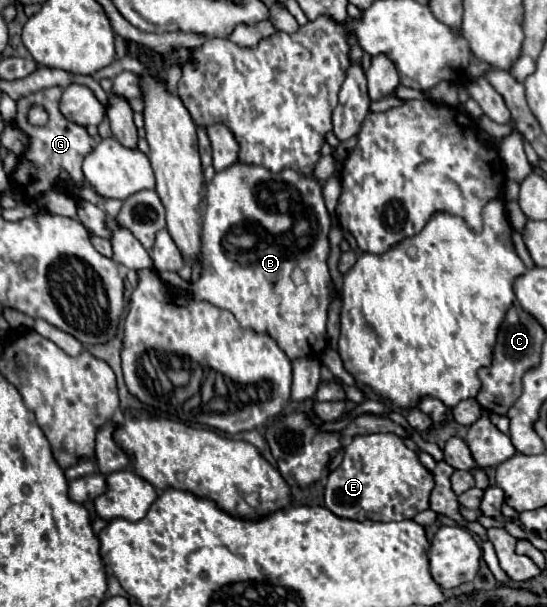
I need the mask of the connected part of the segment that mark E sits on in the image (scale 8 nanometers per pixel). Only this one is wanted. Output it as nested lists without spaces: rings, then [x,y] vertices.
[[[394,433],[356,435],[344,451],[344,461],[330,473],[326,483],[326,507],[354,521],[402,521],[426,511],[430,491],[434,487],[432,473],[420,463],[418,455]]]

